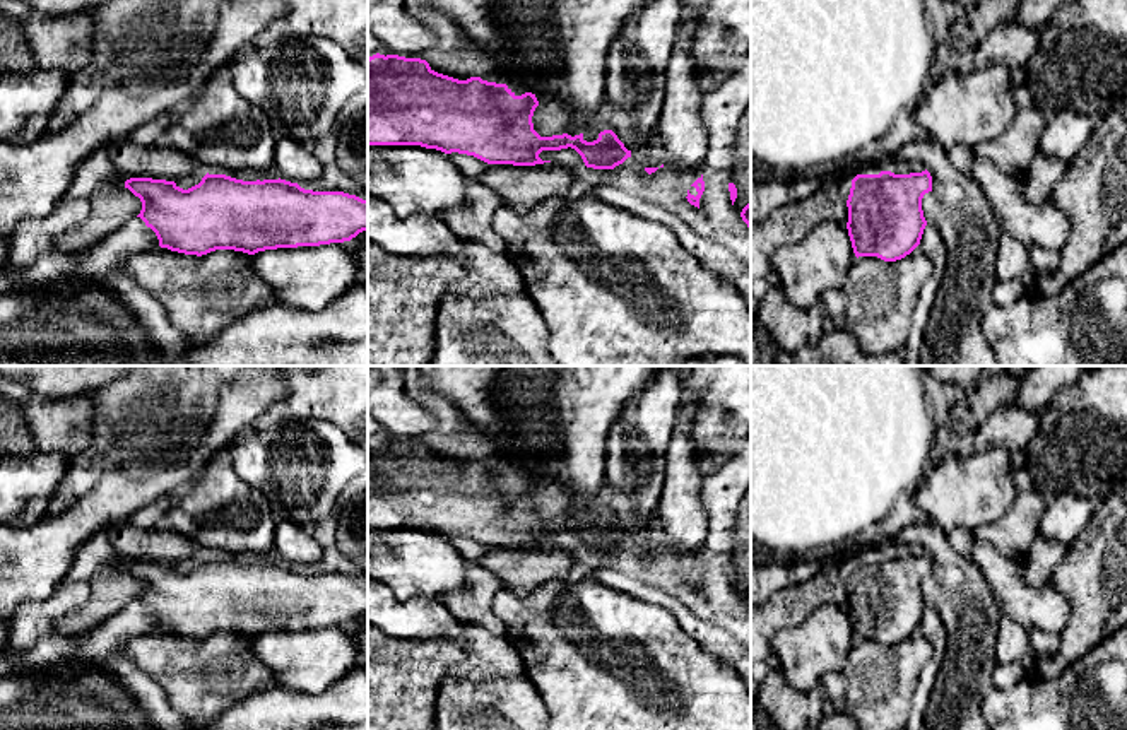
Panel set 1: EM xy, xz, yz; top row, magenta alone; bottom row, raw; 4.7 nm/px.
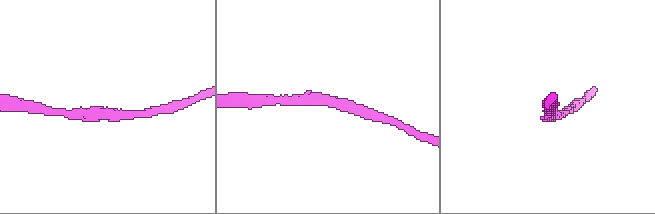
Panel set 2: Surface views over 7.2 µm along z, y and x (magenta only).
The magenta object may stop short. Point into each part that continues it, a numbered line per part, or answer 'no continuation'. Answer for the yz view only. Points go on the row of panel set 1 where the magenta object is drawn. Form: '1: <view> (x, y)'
no continuation

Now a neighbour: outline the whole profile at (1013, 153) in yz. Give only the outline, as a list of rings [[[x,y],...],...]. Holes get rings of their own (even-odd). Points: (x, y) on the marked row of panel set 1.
[[[1031,103],[1016,111],[1014,120],[1000,137],[975,145],[973,154],[990,161],[1009,176],[1023,176],[1040,154],[1038,142],[1047,123],[1043,109]]]

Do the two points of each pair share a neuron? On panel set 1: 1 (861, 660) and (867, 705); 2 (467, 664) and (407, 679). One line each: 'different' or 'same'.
1: same
2: same

